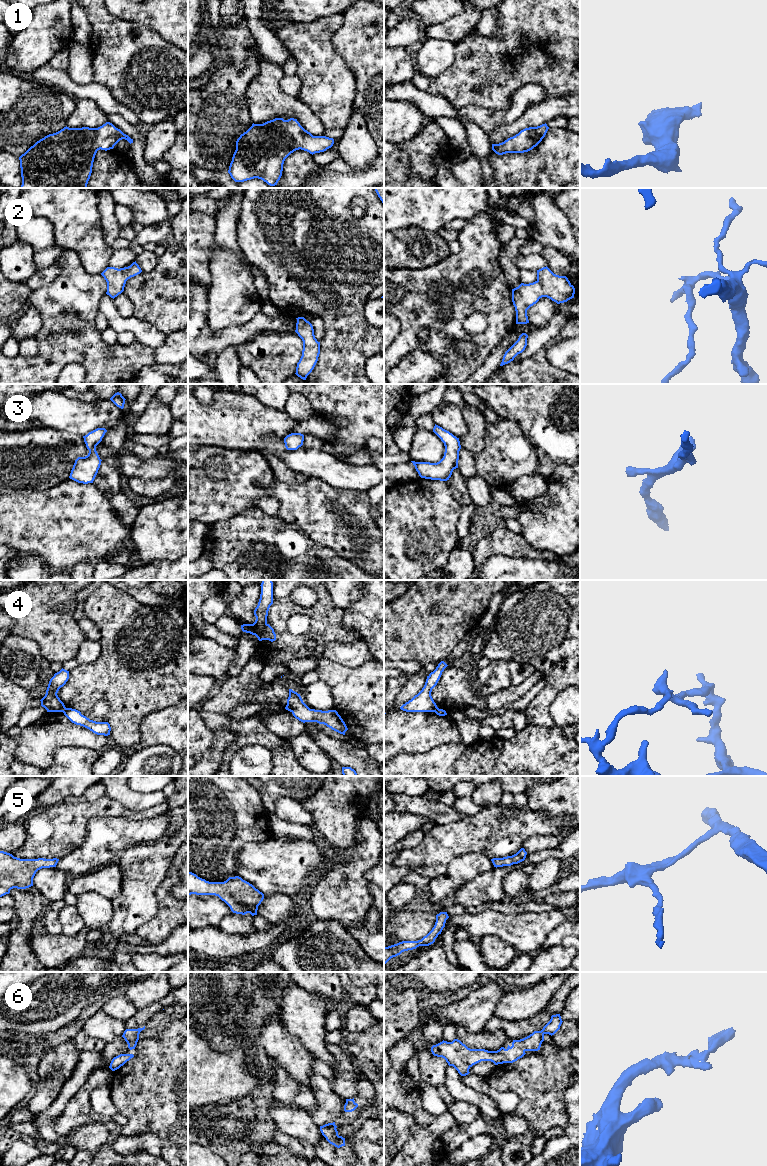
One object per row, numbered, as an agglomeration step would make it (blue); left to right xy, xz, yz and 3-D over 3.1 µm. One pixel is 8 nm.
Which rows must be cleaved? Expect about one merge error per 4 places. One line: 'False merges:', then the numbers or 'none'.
False merges: 4

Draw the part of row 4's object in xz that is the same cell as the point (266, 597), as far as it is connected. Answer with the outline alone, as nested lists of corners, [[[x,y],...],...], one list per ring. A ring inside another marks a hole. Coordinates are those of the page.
[[[262,580],[261,594],[257,607],[254,610],[256,620],[253,624],[243,624],[243,632],[257,635],[267,624],[267,616],[270,606],[273,604],[273,582],[272,580]]]

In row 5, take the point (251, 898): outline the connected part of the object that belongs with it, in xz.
[[[188,871],[188,895],[215,895],[224,901],[233,913],[257,915],[264,894],[239,876],[224,882],[209,882]]]

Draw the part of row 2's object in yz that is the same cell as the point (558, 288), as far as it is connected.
[[[547,266],[537,270],[537,280],[521,283],[512,289],[512,302],[516,311],[516,324],[529,323],[527,310],[540,298],[547,297],[557,304],[574,298],[575,288],[566,276],[554,274]]]

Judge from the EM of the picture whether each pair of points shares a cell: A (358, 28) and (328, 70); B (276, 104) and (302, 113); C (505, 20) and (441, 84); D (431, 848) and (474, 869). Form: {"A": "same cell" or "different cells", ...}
{"A": "different cells", "B": "same cell", "C": "same cell", "D": "different cells"}

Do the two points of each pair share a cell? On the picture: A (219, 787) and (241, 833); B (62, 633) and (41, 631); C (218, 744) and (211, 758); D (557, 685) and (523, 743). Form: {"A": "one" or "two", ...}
{"A": "one", "B": "one", "C": "one", "D": "two"}

